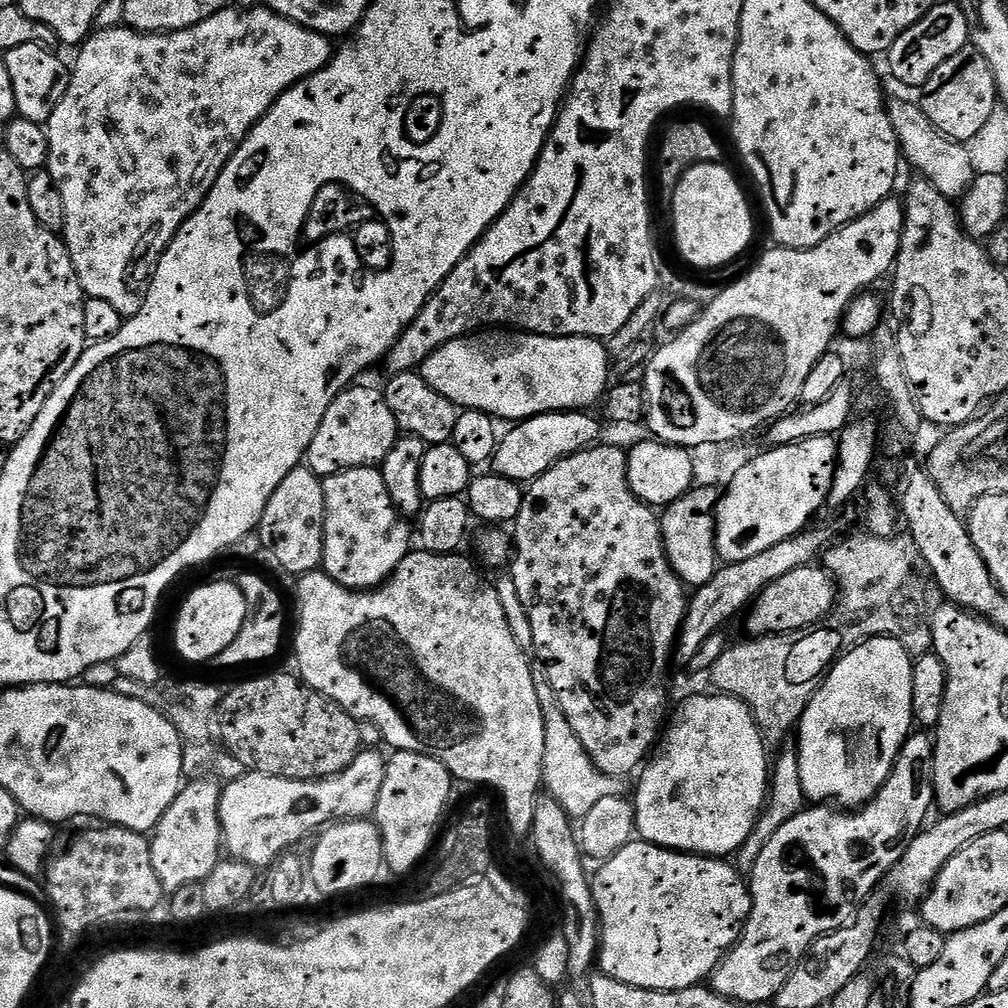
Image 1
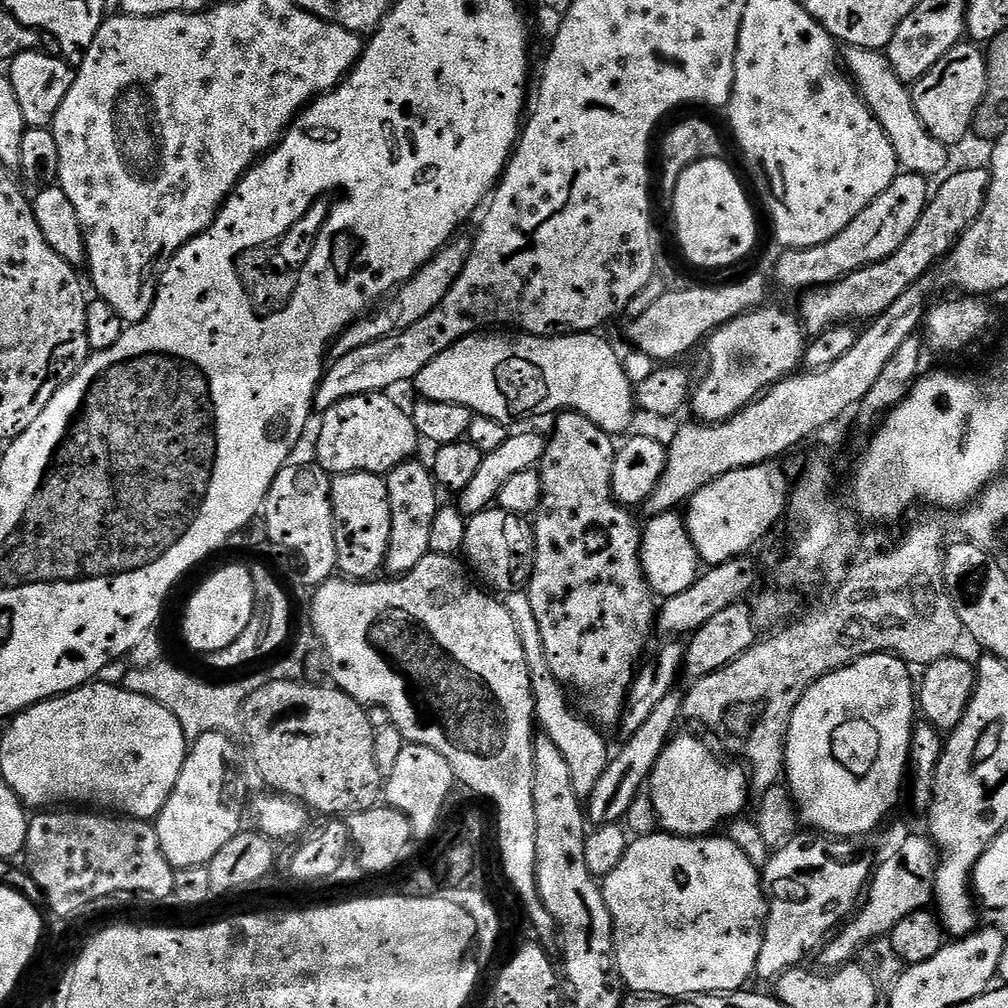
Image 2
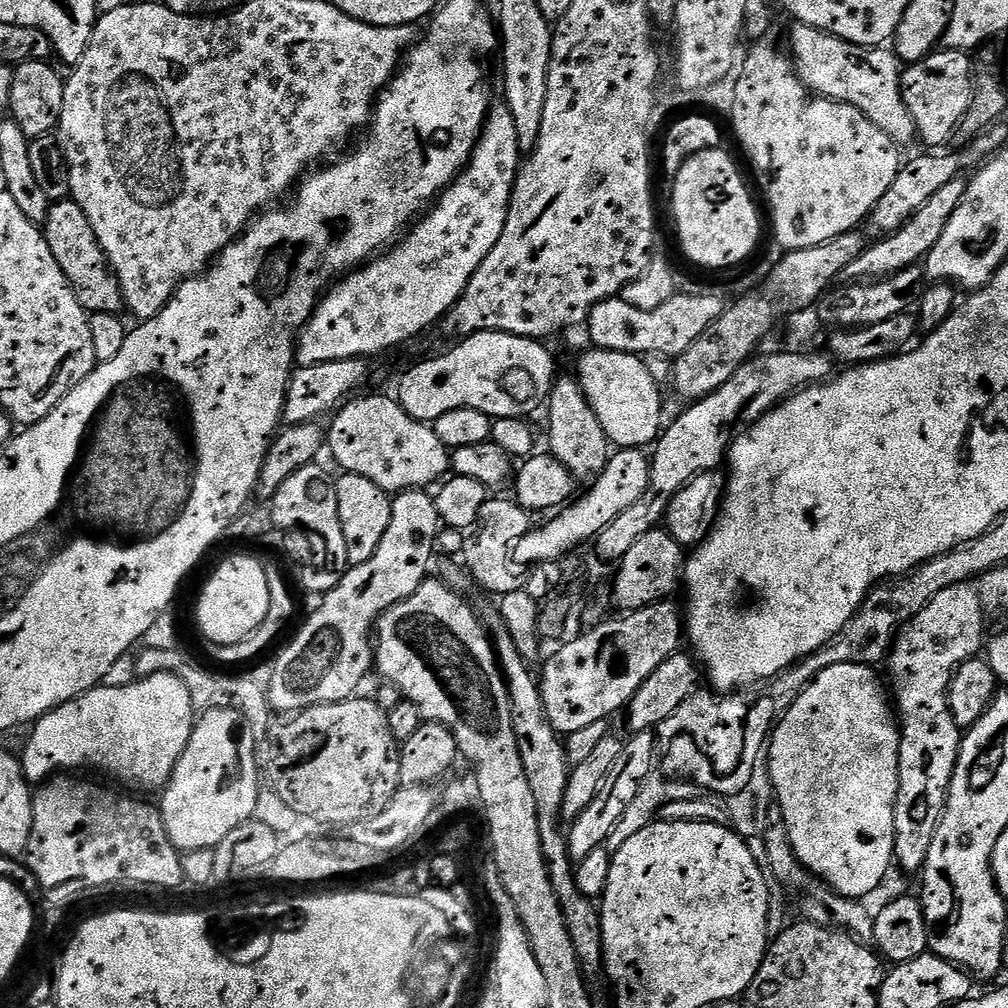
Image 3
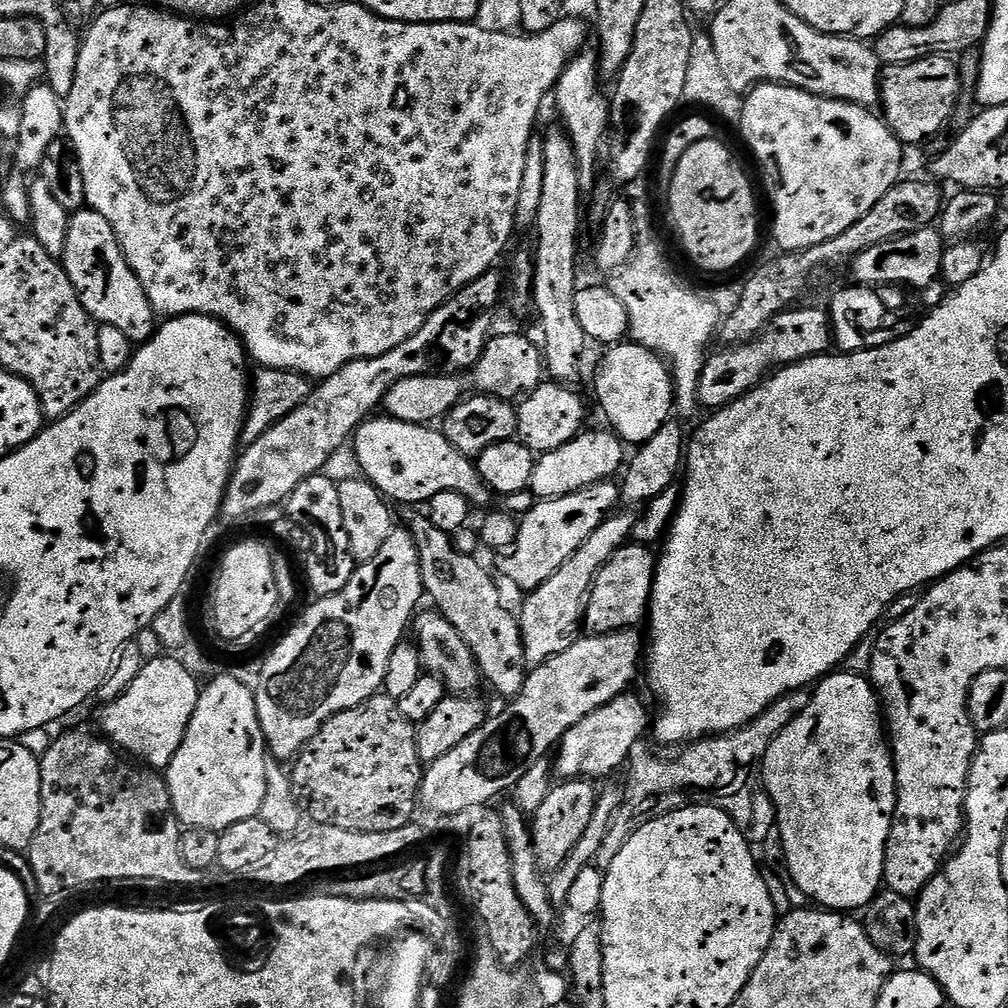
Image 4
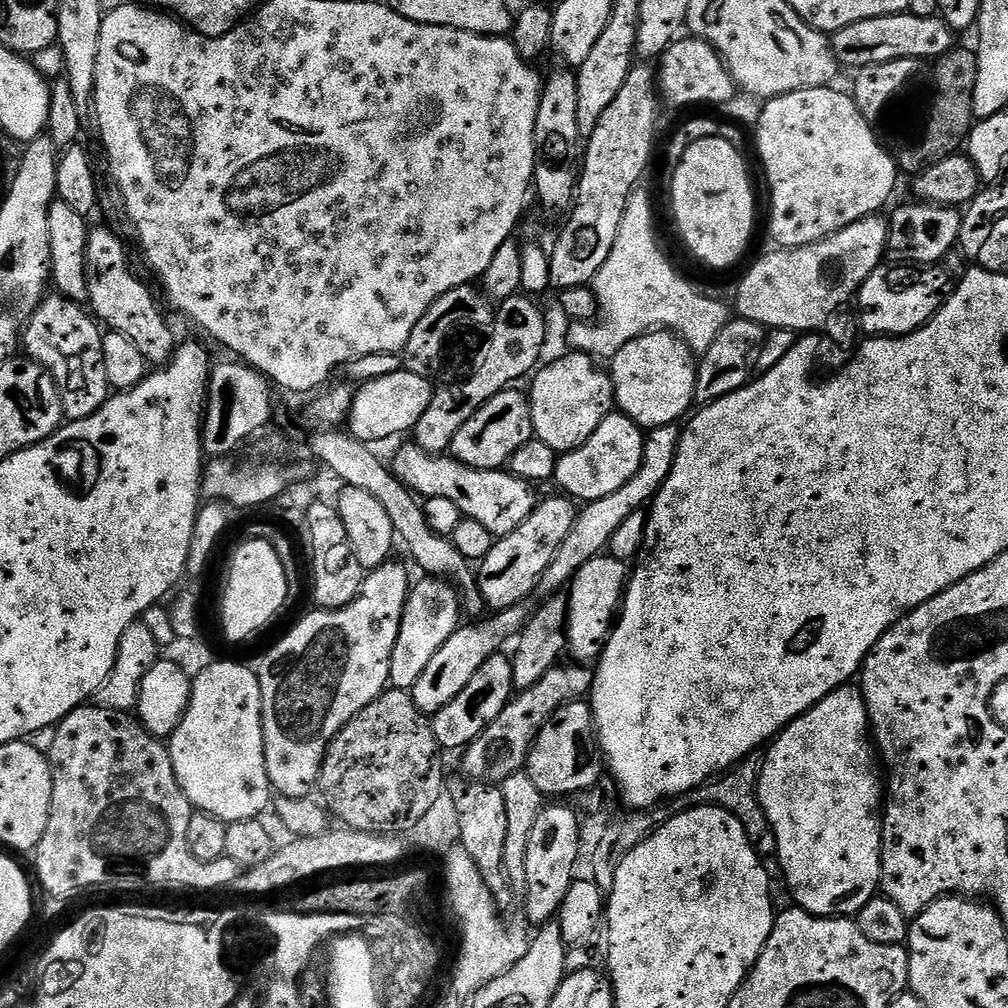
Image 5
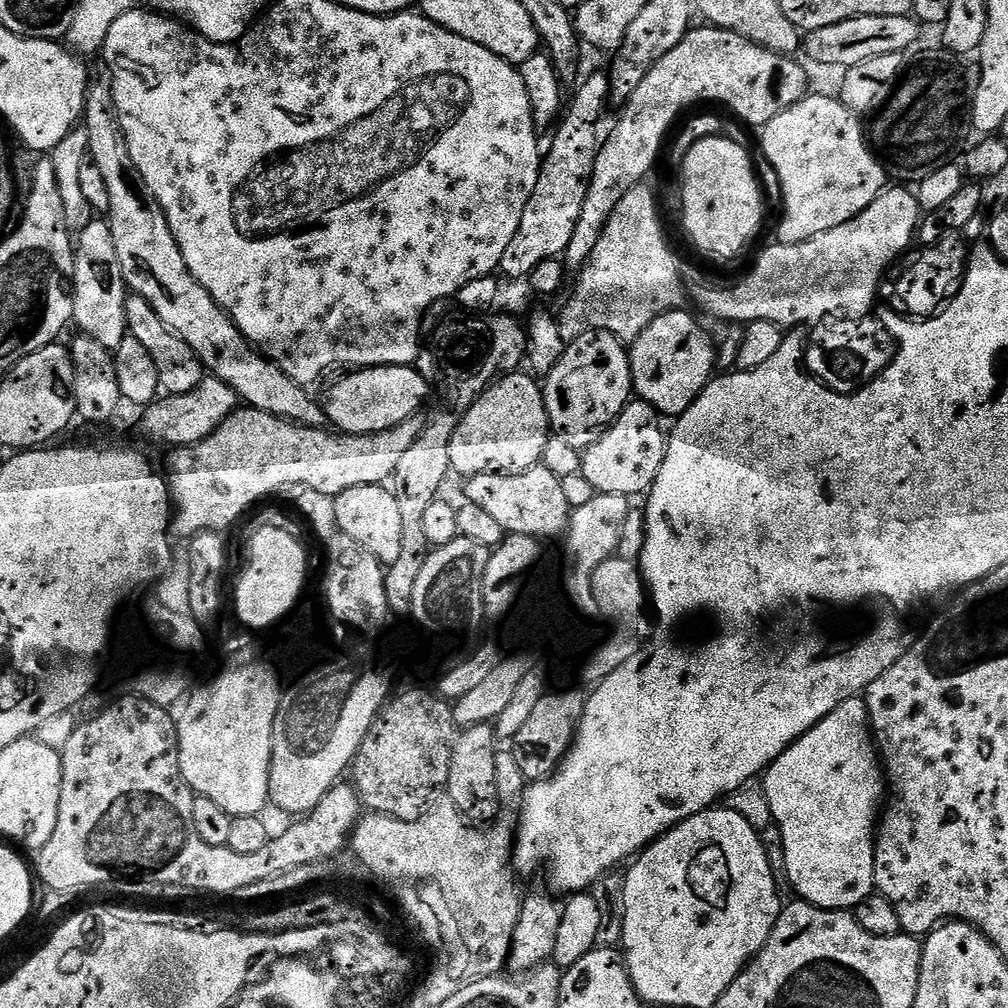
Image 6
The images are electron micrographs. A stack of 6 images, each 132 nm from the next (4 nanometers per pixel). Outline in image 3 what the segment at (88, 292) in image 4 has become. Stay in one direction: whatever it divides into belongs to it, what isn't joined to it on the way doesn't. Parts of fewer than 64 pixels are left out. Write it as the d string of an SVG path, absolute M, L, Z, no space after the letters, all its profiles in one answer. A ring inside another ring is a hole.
M70 198L55 201L48 217L44 219L42 231L54 258L58 258L58 266L62 266L62 274L66 274L78 302L89 314L119 313L125 307L122 286L118 282L116 271L110 266L94 234L94 226L90 226L90 218L86 218L82 206L78 206Z

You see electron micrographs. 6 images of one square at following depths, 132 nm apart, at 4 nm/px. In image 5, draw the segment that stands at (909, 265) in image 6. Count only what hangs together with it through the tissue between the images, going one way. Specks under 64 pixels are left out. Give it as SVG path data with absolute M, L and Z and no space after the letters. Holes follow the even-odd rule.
M884 266L876 268L866 282L862 282L860 292L864 305L860 308L859 326L866 326L870 334L910 334L931 322L936 312L952 294L954 281L947 276L942 266L892 266L887 272Z

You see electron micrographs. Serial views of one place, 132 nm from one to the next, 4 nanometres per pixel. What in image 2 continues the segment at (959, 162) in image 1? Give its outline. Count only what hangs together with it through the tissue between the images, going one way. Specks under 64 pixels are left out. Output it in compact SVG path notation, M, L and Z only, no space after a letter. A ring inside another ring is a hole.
M845 47L842 52L842 64L847 75L854 81L860 97L875 114L882 130L886 130L886 138L890 138L890 146L894 146L894 154L901 169L925 178L933 178L932 176L936 175L939 177L947 173L949 145L938 142L938 138L934 138L934 134L930 134L926 126L922 126L922 118L918 118L918 110L914 110L909 85L900 80L898 74L894 74L887 55L875 48Z

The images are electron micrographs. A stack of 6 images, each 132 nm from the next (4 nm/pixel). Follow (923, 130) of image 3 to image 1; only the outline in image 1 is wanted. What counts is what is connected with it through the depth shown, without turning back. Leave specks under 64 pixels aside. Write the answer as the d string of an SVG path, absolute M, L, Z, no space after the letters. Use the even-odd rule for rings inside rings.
M971 46L958 50L954 58L946 58L946 62L930 74L919 96L920 109L933 126L951 140L961 142L972 140L998 107L996 79L990 70L990 62L986 62L979 50Z

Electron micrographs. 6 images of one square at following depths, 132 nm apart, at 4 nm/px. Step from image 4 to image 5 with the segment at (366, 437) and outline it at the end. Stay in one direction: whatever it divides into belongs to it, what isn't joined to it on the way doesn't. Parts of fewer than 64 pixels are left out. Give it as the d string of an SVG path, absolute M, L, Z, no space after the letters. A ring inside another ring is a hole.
M408 442L405 448L400 448L396 452L396 457L390 460L391 471L396 473L396 477L408 488L412 489L420 498L450 498L454 506L458 506L461 517L482 522L486 530L494 538L499 538L518 530L526 518L535 510L538 503L538 496L532 493L533 485L526 480L520 480L512 475L508 470L493 470L491 468L471 468L462 461L457 460L451 454L431 454L421 448L415 442Z

